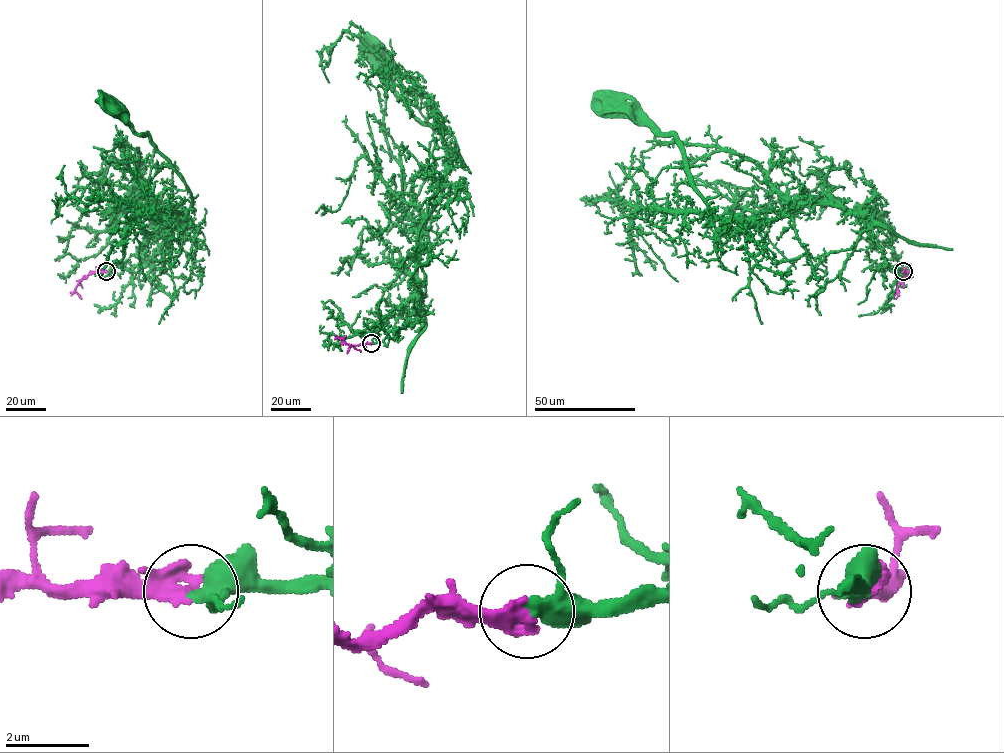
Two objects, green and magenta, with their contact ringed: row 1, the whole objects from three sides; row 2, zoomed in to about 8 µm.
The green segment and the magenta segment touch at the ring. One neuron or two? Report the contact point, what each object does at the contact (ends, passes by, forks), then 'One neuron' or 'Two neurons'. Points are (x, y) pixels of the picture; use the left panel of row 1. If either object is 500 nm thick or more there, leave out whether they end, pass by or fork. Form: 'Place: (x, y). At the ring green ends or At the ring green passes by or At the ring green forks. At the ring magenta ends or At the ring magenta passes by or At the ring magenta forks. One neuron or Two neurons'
Place: (106, 271). At the ring green passes by. At the ring magenta ends. One neuron

